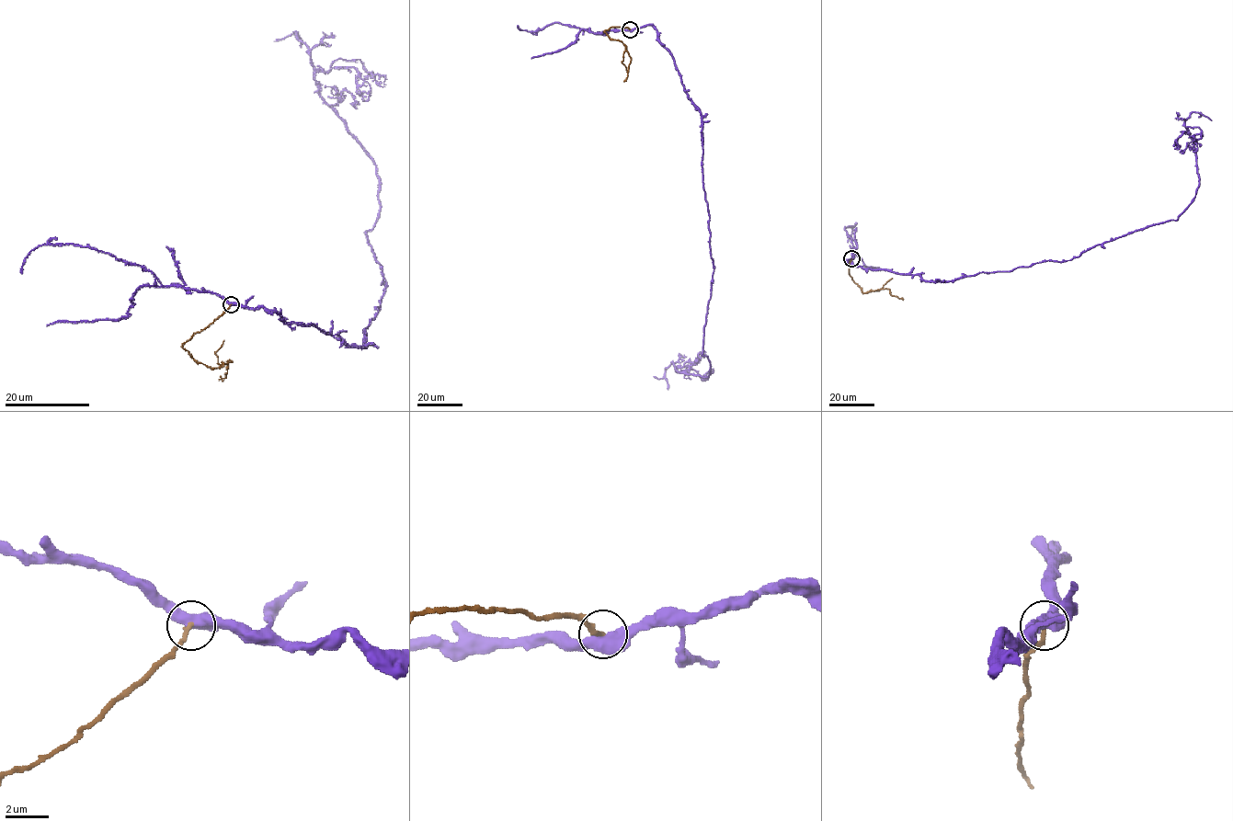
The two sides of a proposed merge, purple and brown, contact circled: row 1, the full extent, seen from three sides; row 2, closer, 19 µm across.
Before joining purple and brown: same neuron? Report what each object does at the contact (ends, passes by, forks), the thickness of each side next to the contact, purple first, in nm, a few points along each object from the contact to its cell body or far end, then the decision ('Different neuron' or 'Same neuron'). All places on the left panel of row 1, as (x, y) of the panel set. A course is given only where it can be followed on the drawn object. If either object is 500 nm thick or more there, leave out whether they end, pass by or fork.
Thickness 600 nm (purple) against 200 nm. Course of purple: (231, 304), (363, 347), (385, 282), (365, 233), (380, 209), (378, 175), (314, 73), (359, 59), (385, 85). Course of brown: (231, 304), (183, 347), (194, 359), (213, 368), (232, 361), (227, 363), (226, 377), (219, 379). Different neuron

